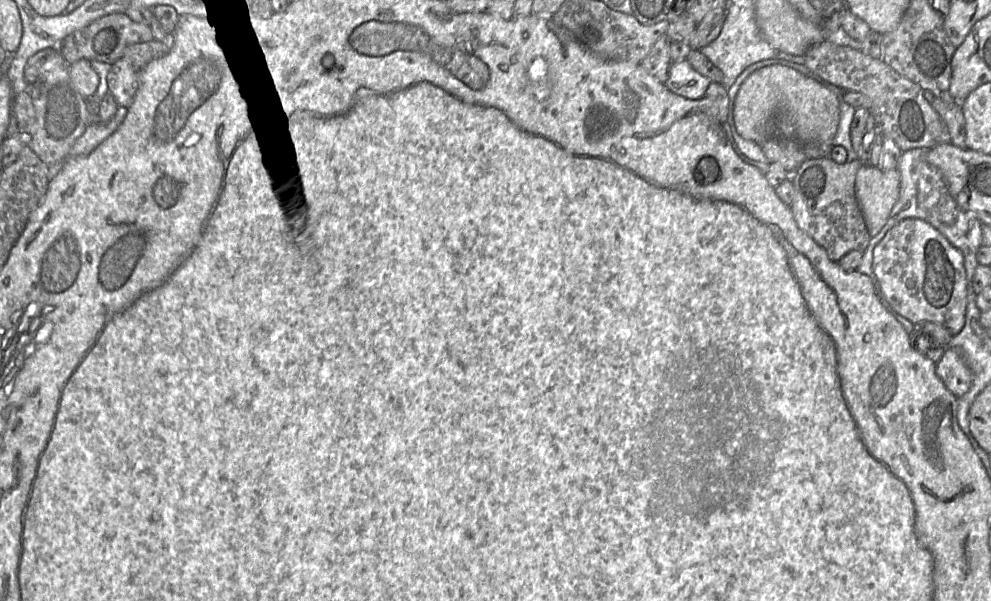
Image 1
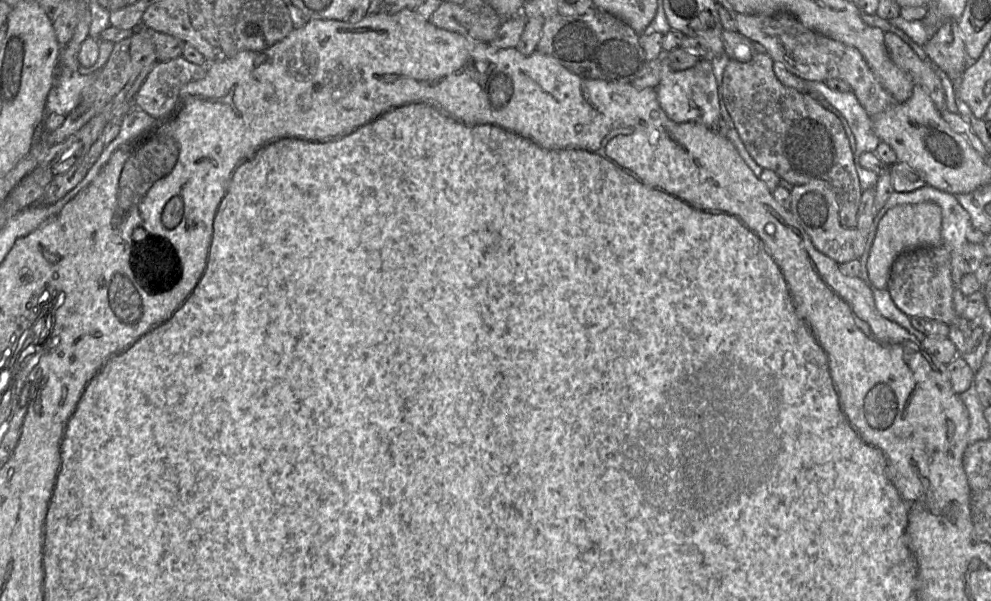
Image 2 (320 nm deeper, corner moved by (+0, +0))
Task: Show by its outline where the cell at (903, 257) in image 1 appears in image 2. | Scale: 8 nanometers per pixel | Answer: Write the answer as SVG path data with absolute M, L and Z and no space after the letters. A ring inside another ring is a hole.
M945 245L919 248L898 255L891 267L887 290L895 305L907 316L921 316L949 327L957 326L965 339L971 335L974 325L954 310L951 256Z

